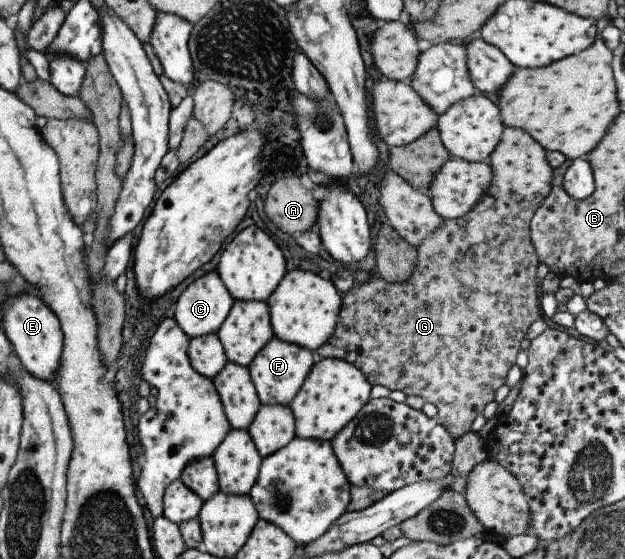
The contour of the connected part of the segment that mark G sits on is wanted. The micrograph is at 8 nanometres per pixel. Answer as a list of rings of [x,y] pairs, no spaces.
[[[504,127],[501,131],[499,142],[489,155],[487,163],[490,166],[492,177],[490,178],[490,184],[486,186],[485,192],[481,194],[481,198],[462,217],[441,221],[441,224],[416,246],[414,269],[410,272],[406,281],[388,283],[379,276],[357,275],[361,284],[357,284],[357,288],[352,285],[346,292],[341,294],[342,301],[338,312],[337,324],[331,336],[319,348],[314,350],[316,358],[341,358],[356,366],[371,386],[380,384],[390,391],[401,390],[405,396],[415,395],[421,397],[424,402],[431,402],[437,409],[436,419],[439,424],[454,439],[471,431],[469,426],[471,426],[475,416],[485,408],[488,402],[493,401],[493,393],[499,386],[504,384],[507,371],[510,366],[514,365],[515,356],[520,350],[519,342],[523,340],[528,326],[541,318],[541,310],[536,295],[538,290],[535,288],[539,283],[535,278],[535,271],[540,262],[531,244],[529,231],[533,213],[540,207],[551,188],[552,168],[547,164],[546,150],[539,146],[539,143],[535,142],[535,139],[531,138],[531,135],[524,130]]]

